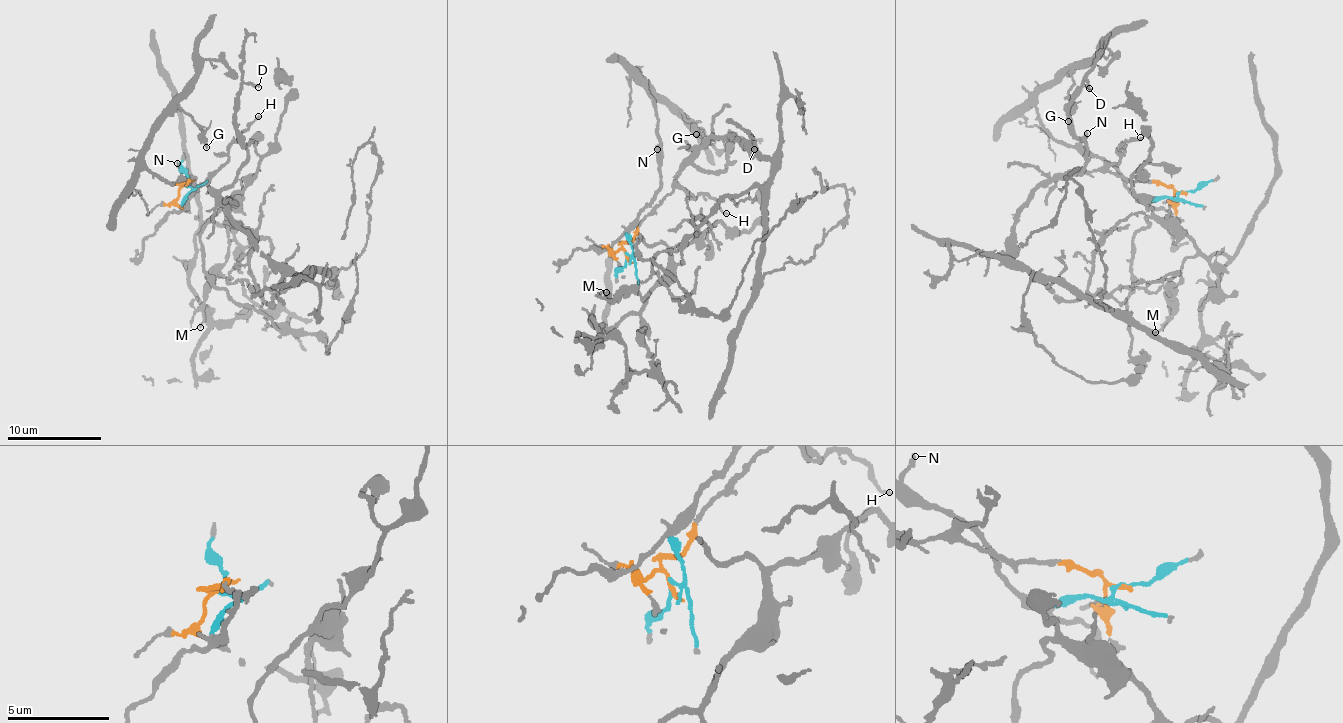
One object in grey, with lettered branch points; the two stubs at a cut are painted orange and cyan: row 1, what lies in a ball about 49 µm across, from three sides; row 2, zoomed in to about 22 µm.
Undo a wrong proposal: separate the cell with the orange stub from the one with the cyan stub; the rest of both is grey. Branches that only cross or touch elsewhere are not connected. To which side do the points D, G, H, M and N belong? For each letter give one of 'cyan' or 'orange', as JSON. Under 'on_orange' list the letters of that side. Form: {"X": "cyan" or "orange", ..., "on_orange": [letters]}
{"D": "orange", "G": "cyan", "H": "orange", "M": "orange", "N": "cyan", "on_orange": ["D", "H", "M"]}

